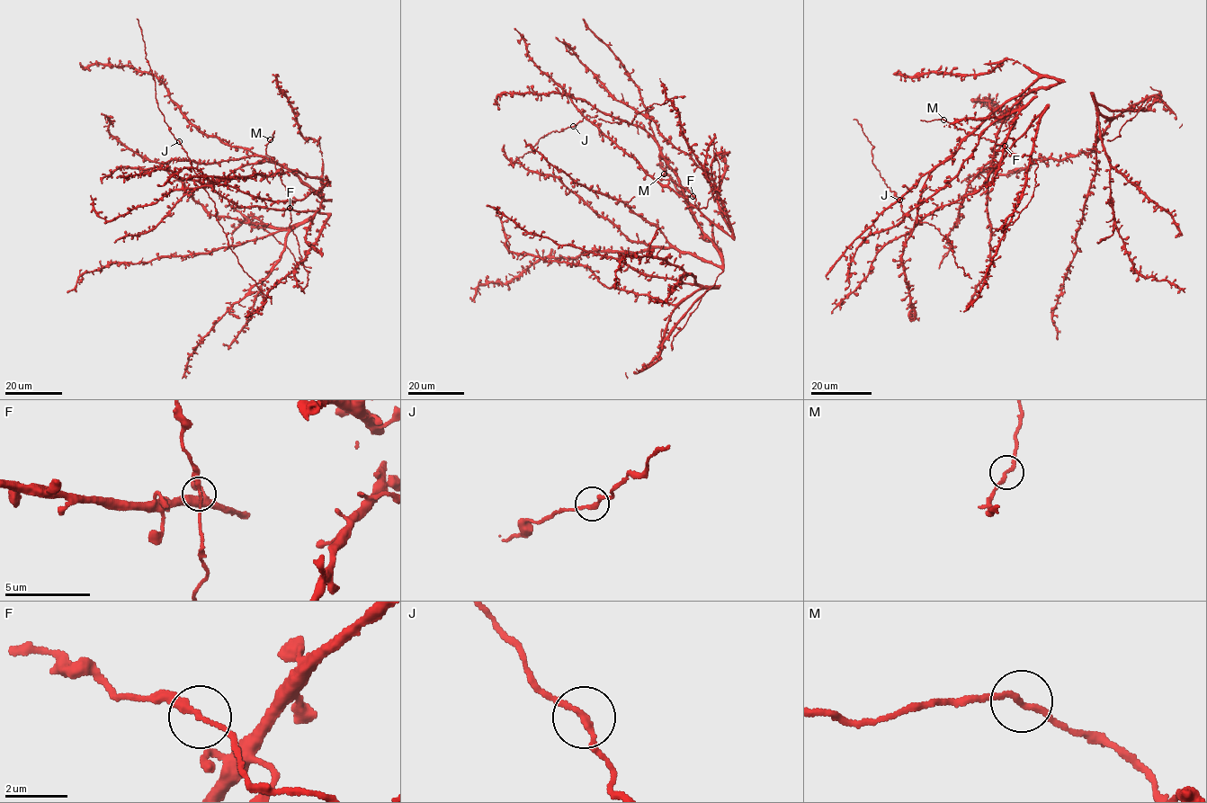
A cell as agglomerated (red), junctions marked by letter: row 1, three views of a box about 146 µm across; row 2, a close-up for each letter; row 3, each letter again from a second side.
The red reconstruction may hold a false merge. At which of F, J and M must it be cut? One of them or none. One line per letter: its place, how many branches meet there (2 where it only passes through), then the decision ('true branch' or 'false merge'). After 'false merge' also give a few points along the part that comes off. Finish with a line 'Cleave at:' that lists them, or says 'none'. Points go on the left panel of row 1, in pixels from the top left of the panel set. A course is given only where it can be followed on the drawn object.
F: at (290, 208); 2 branches meet; true branch
J: at (179, 141); 2 branches meet; true branch
M: at (270, 139); 2 branches meet; true branch
Cleave at: none

